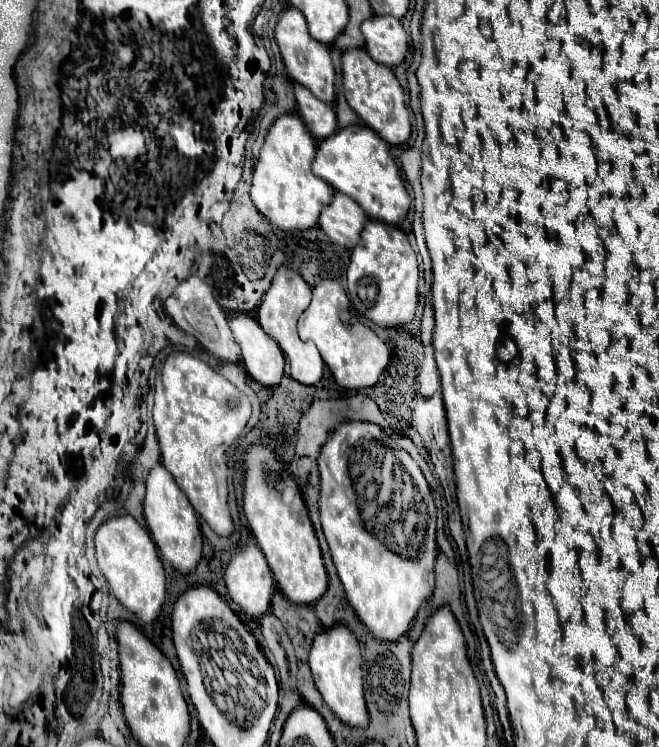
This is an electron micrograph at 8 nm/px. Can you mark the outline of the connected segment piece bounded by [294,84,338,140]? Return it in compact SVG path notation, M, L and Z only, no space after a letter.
M294 84L298 112L316 140L324 140L336 132L336 112L330 104L318 100L308 88Z

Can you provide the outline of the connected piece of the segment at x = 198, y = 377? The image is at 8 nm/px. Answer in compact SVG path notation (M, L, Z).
M186 352L170 354L164 360L154 386L154 426L162 464L212 532L224 538L234 532L228 506L226 452L250 418L250 404L240 396L232 382Z

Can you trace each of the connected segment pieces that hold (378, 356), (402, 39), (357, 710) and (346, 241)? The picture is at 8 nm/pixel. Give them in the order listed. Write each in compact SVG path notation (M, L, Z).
M322 280L314 286L312 302L304 310L298 320L298 334L306 342L314 342L322 360L330 368L334 380L342 388L368 388L374 386L382 374L382 370L390 362L390 348L384 340L380 340L372 328L356 318L354 324L344 326L340 320L340 310L350 310L350 300L340 286L338 280Z
M372 16L360 26L366 38L366 52L384 66L398 66L404 62L410 42L400 20L392 16Z
M338 624L332 630L322 630L310 650L308 658L316 688L320 690L328 708L336 714L336 718L352 728L368 726L368 710L364 702L364 686L362 686L362 670L360 670L360 646L350 628Z
M336 192L332 204L322 210L318 226L334 244L352 250L356 244L360 244L360 232L366 220L368 216L356 202L352 202L352 198Z

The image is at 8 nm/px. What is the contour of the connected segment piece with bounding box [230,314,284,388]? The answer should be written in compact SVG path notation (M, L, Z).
M236 314L230 320L230 328L234 332L234 340L242 348L248 376L262 382L262 386L278 386L284 374L284 354L272 336L268 336L260 324L246 314Z

